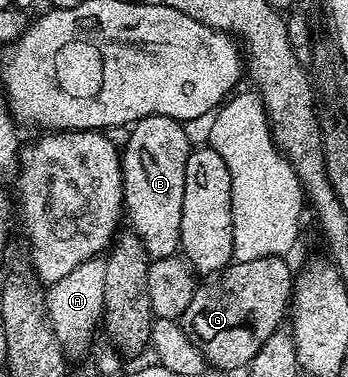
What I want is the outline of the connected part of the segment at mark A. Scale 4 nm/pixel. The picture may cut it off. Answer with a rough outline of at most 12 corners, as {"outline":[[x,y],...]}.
{"outline":[[105,260],[80,263],[46,293],[67,354],[91,348],[104,317]]}

